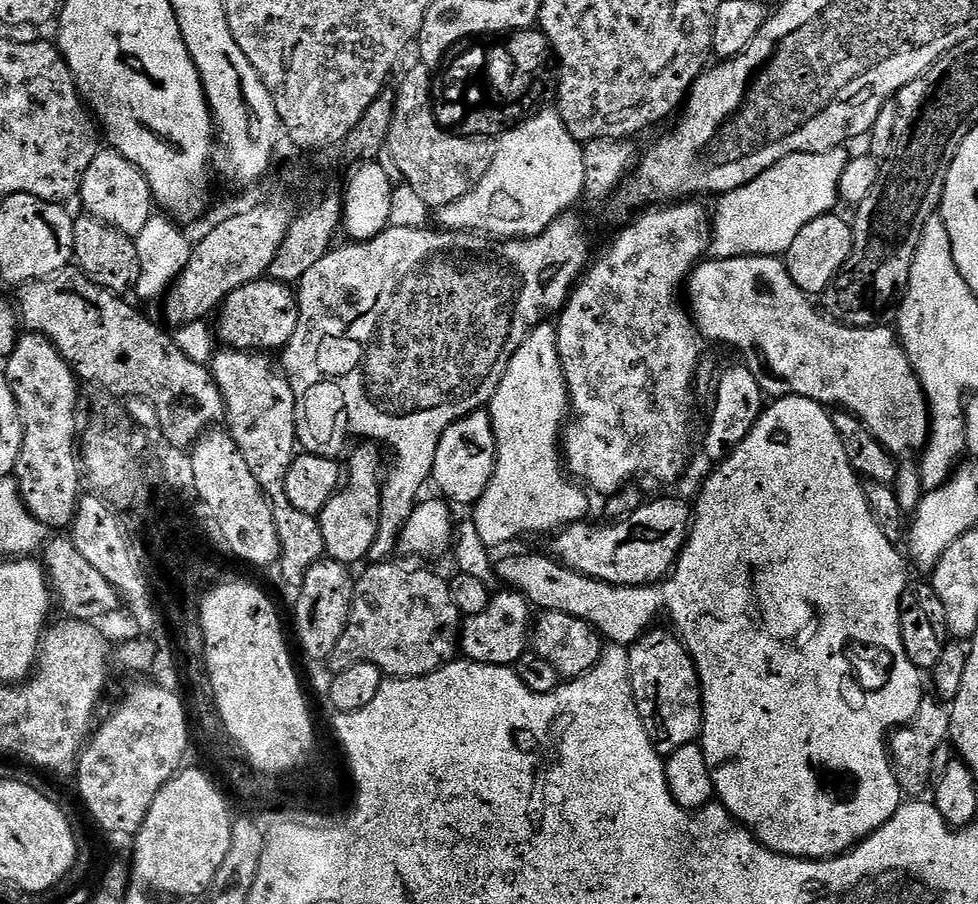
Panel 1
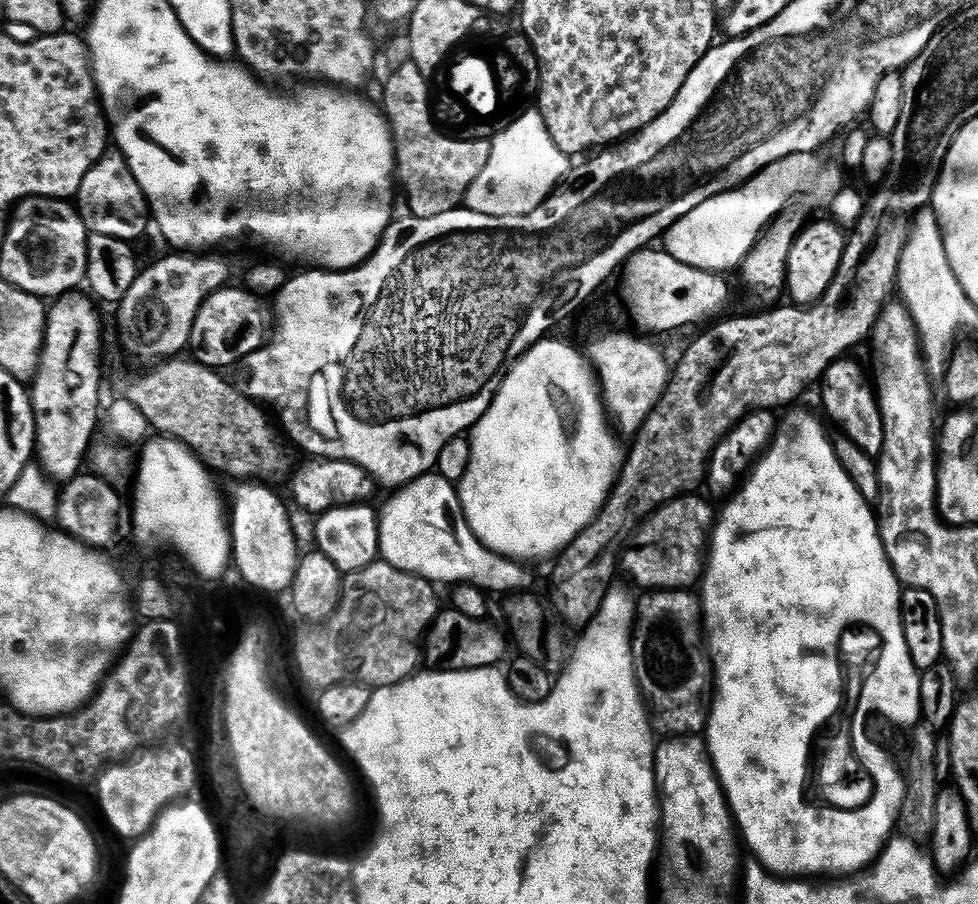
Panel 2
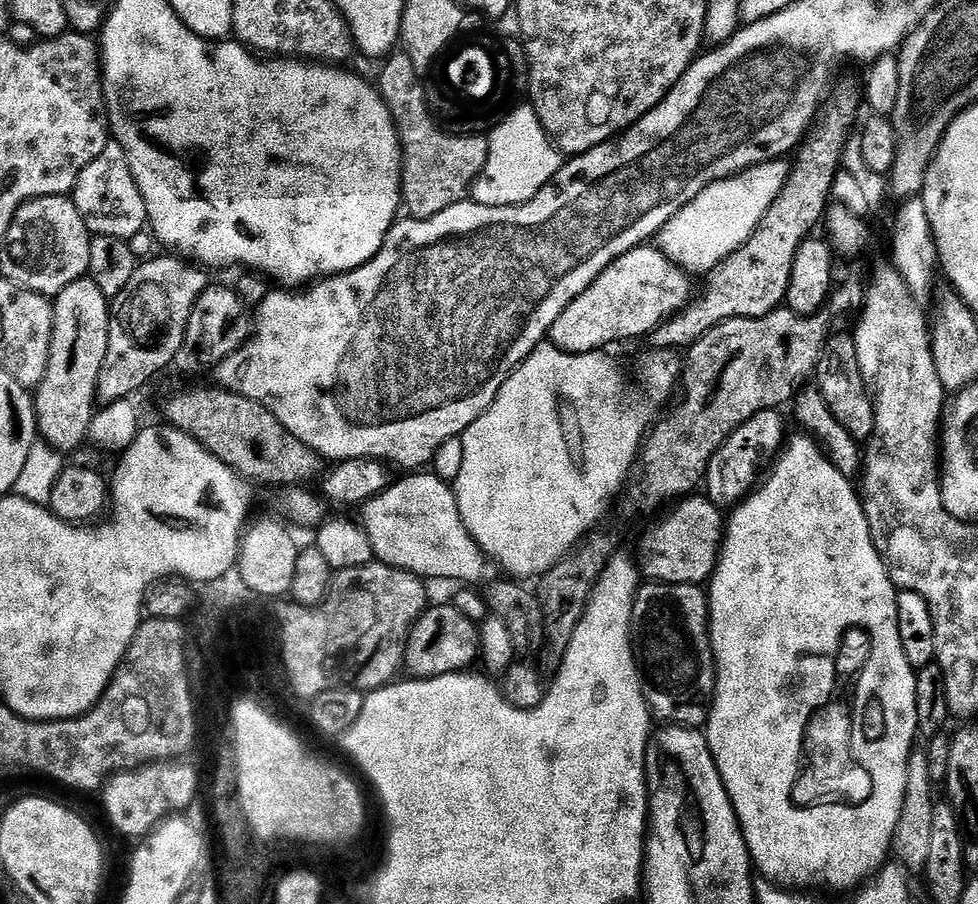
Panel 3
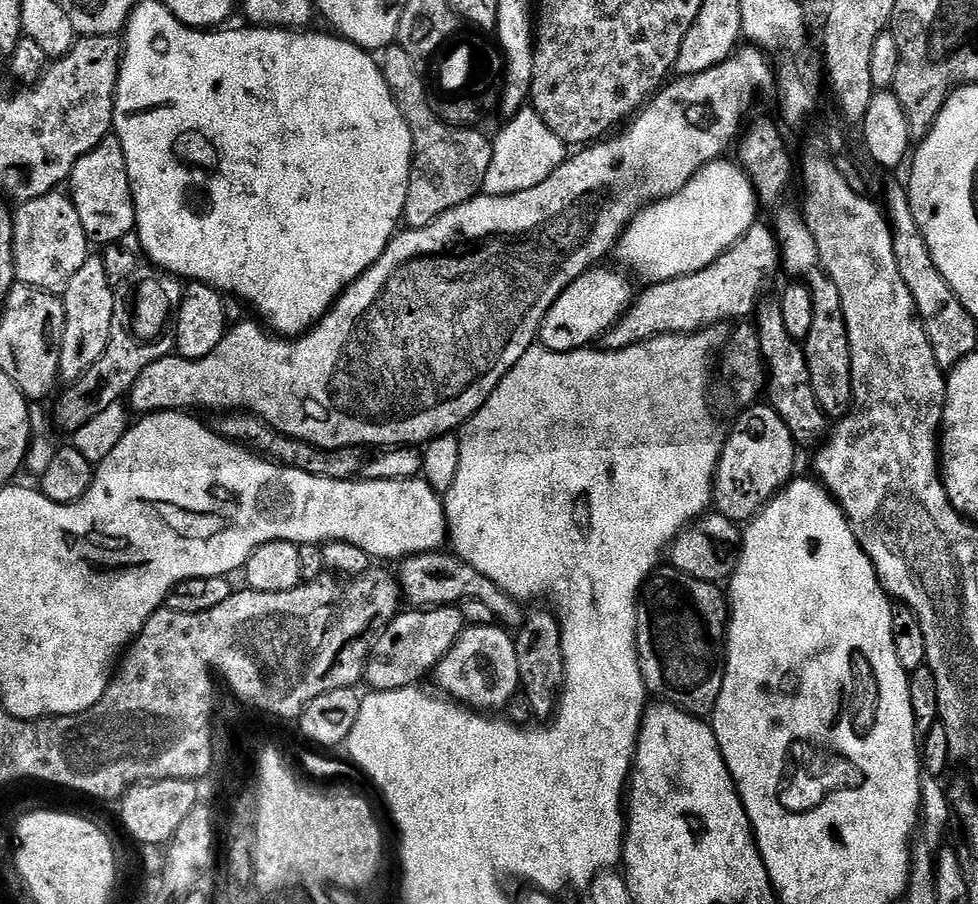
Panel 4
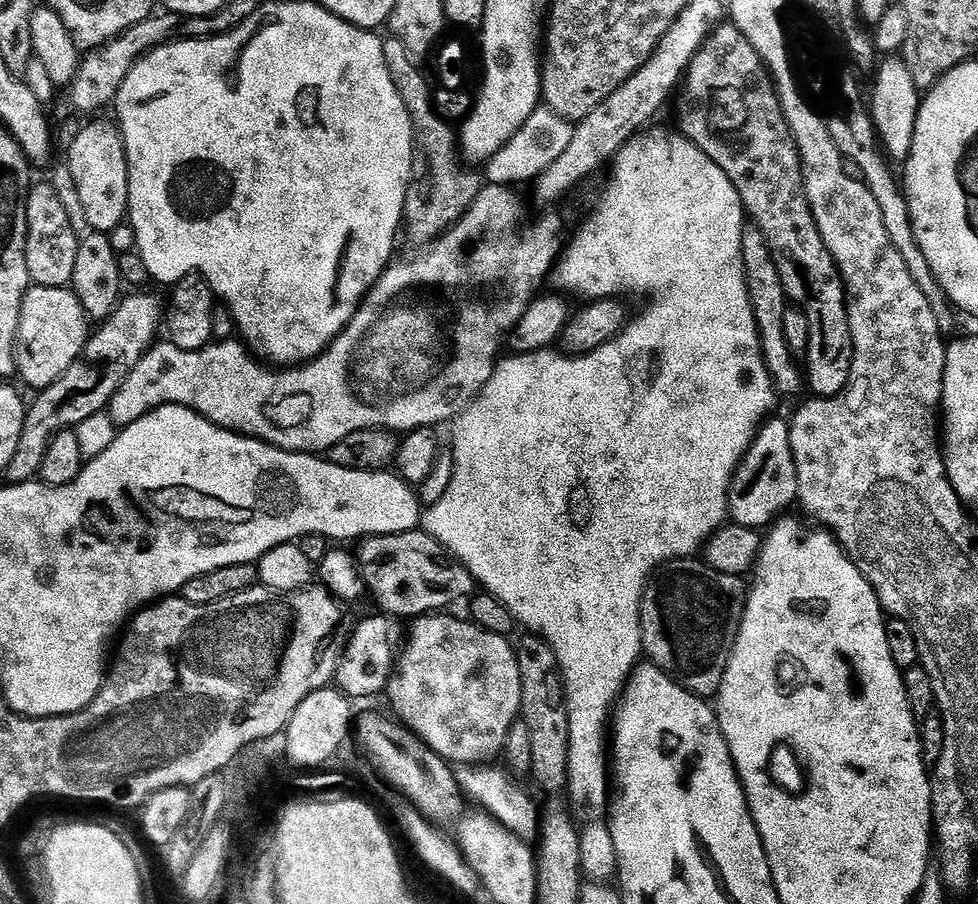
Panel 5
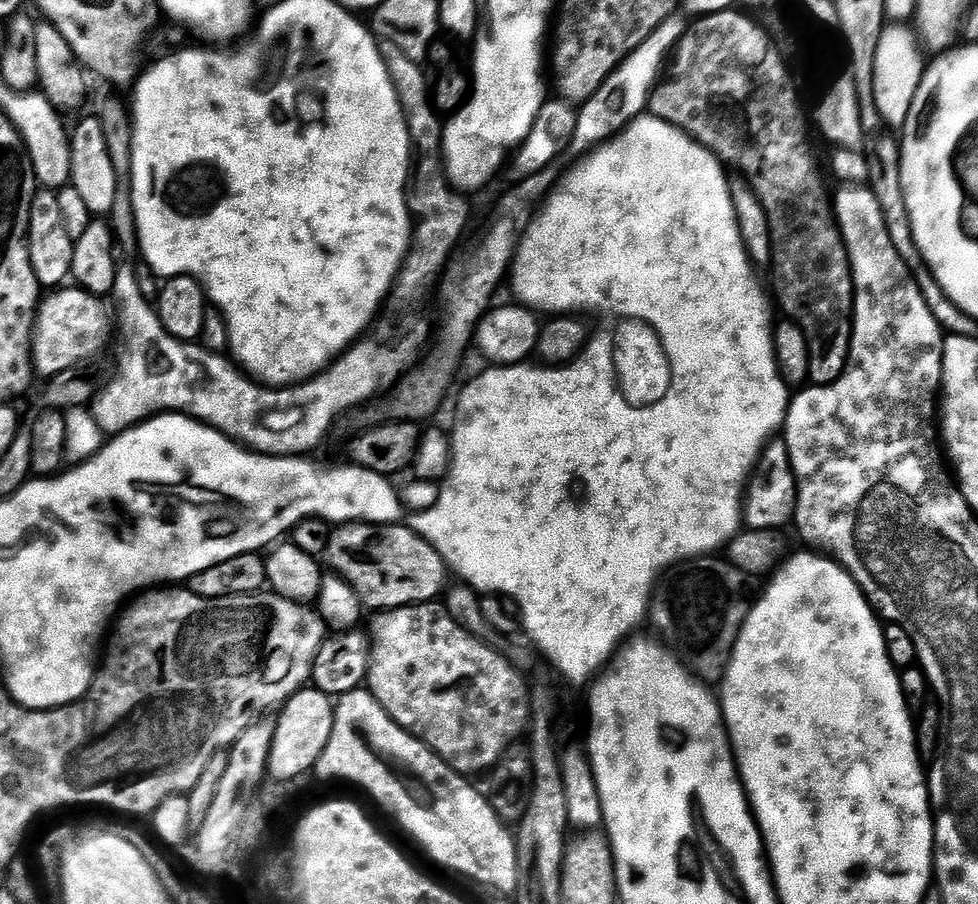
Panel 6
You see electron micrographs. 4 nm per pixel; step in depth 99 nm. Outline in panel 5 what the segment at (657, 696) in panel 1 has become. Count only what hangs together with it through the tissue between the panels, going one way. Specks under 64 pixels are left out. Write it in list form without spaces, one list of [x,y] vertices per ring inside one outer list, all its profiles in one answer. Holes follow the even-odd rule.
[[[700,558],[673,560],[663,565],[649,579],[640,600],[640,642],[643,655],[690,694],[715,697],[728,669],[740,633],[740,624],[744,621],[745,608],[740,605],[740,588],[745,583],[745,577],[722,574]]]

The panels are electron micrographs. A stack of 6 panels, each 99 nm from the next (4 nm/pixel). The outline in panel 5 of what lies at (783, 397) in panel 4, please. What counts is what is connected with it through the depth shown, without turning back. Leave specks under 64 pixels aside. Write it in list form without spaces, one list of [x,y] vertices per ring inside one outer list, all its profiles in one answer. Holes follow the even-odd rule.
[[[745,227],[740,243],[740,261],[744,264],[744,277],[748,287],[750,306],[754,310],[756,329],[760,335],[762,354],[772,379],[772,385],[775,386],[781,397],[796,396],[800,391],[805,391],[806,376],[802,371],[801,361],[790,350],[790,346],[786,342],[786,310],[790,307],[790,301],[782,286],[778,266],[774,266],[770,246],[760,228]]]

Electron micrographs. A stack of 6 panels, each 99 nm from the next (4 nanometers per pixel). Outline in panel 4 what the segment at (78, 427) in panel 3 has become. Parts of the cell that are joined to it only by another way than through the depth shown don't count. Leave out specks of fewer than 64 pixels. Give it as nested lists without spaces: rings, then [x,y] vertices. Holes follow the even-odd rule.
[[[100,254],[89,255],[86,262],[82,262],[78,274],[70,278],[70,282],[62,289],[64,301],[64,334],[60,343],[60,380],[64,382],[75,382],[81,380],[98,362],[104,357],[106,346],[110,342],[110,326],[114,322],[114,306],[116,305],[117,289],[106,276],[104,257]]]

